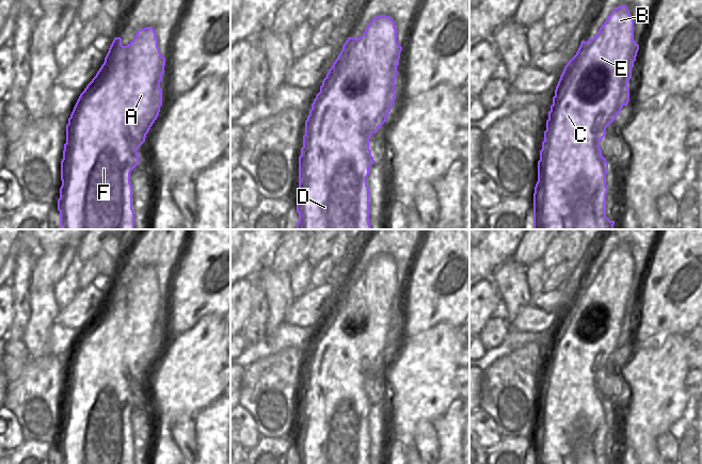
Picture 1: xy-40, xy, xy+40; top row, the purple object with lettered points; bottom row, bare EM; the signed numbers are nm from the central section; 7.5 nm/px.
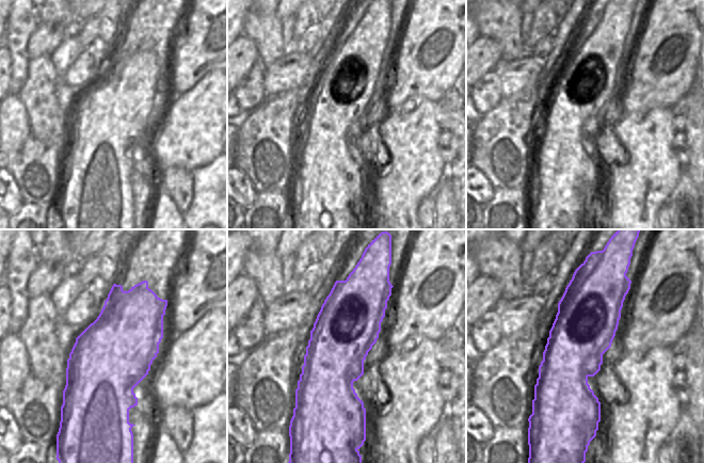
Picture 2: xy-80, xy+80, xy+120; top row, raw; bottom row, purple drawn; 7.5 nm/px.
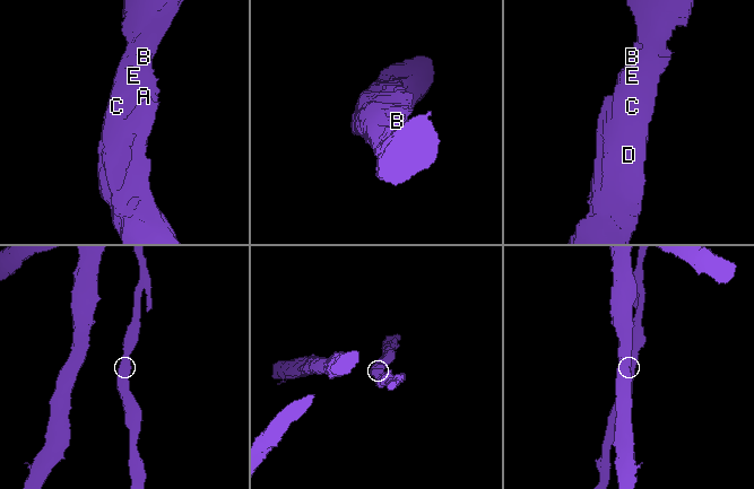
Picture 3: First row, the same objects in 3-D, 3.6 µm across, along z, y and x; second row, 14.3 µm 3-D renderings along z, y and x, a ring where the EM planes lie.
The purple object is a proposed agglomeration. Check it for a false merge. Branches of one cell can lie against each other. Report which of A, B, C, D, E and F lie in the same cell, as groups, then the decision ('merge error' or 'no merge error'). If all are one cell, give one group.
groups A B C D E F; no merge error

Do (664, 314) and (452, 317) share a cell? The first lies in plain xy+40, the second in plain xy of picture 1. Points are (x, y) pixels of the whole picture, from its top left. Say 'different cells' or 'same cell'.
same cell

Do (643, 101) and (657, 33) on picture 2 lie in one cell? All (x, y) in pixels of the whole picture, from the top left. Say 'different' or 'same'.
same

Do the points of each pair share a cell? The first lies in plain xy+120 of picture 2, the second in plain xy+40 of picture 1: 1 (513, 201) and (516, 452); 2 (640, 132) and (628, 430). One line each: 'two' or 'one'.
1: one
2: one

